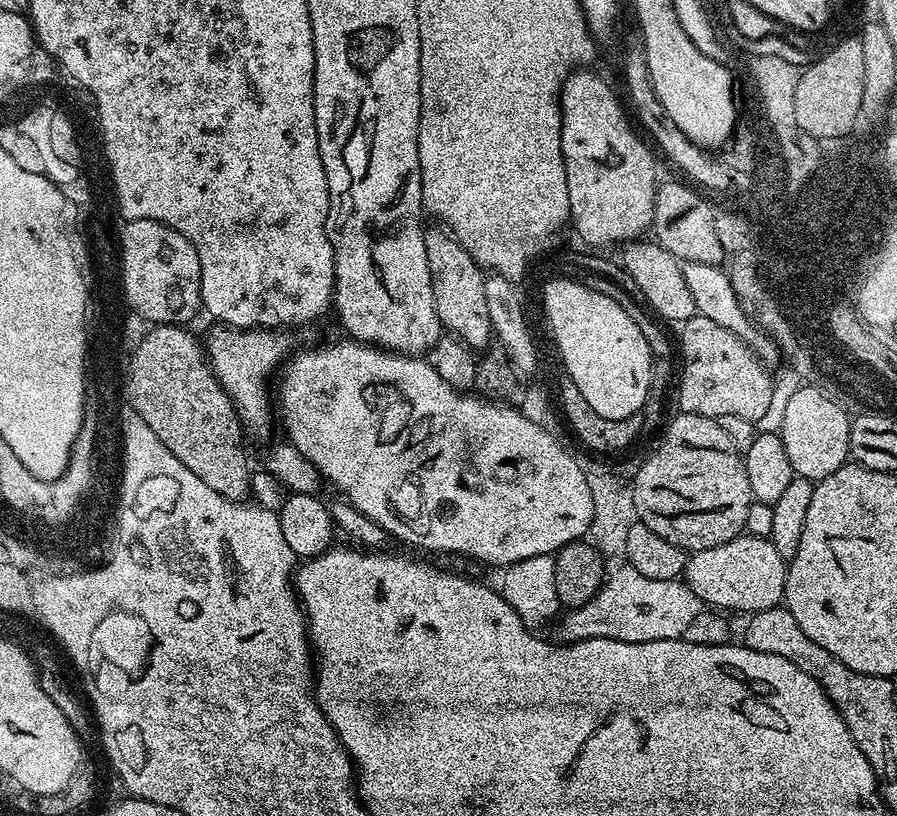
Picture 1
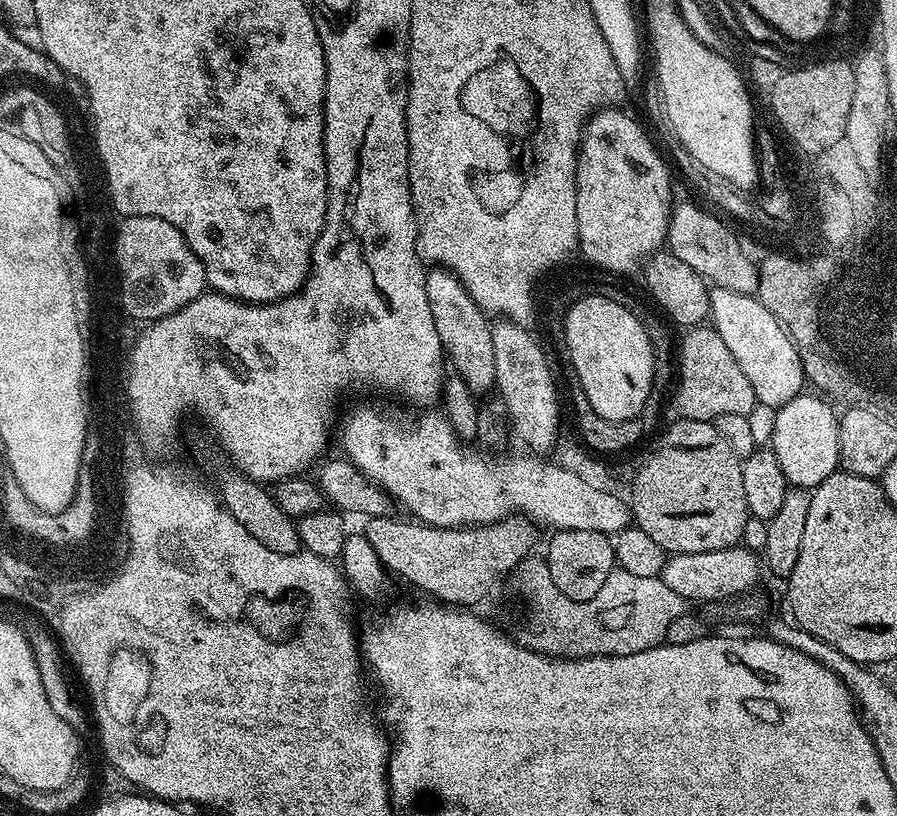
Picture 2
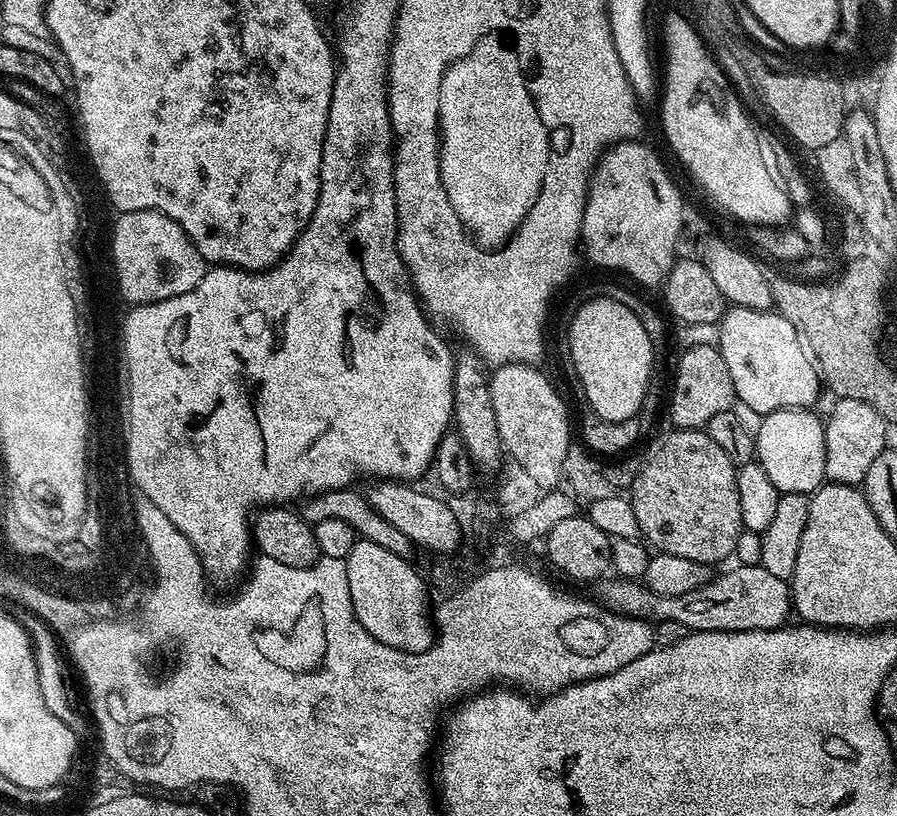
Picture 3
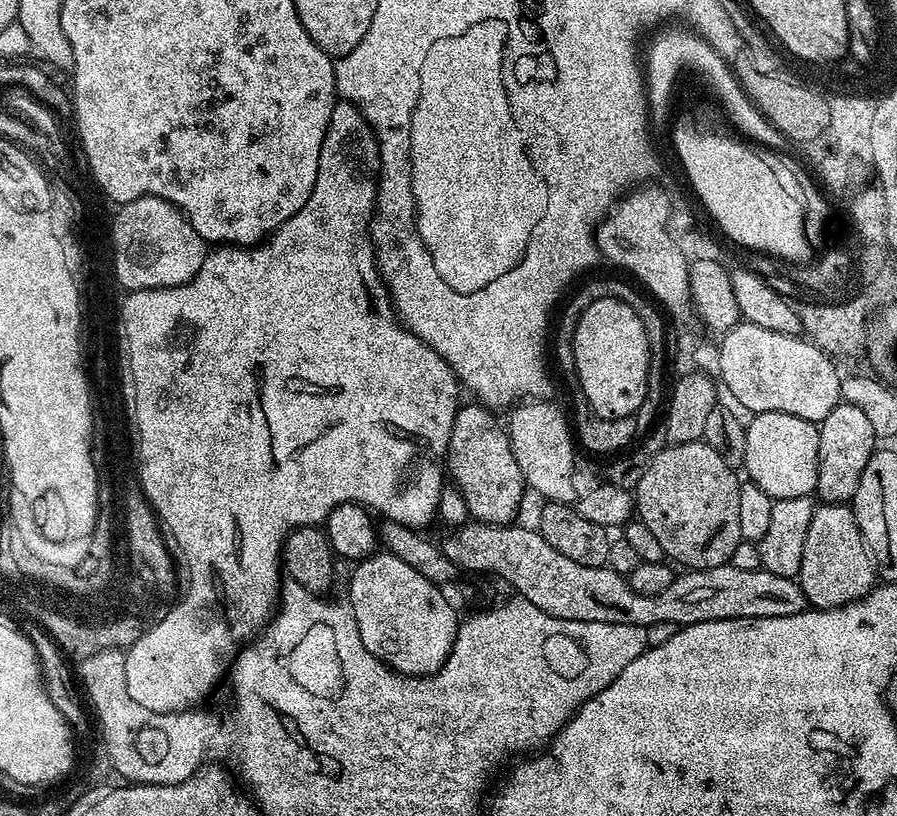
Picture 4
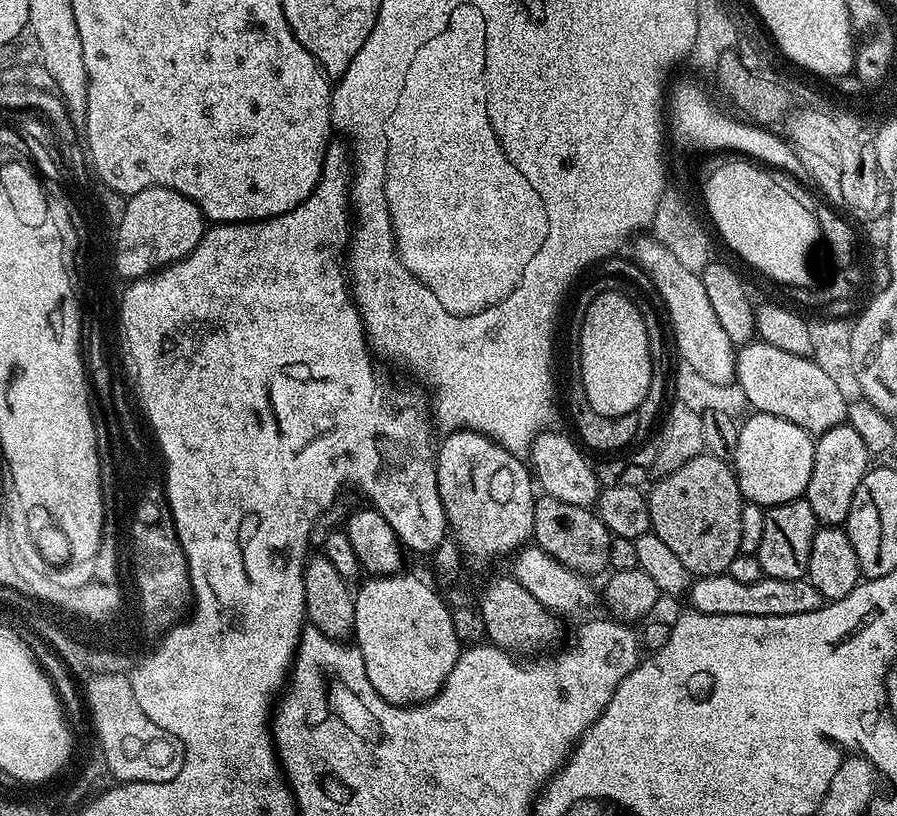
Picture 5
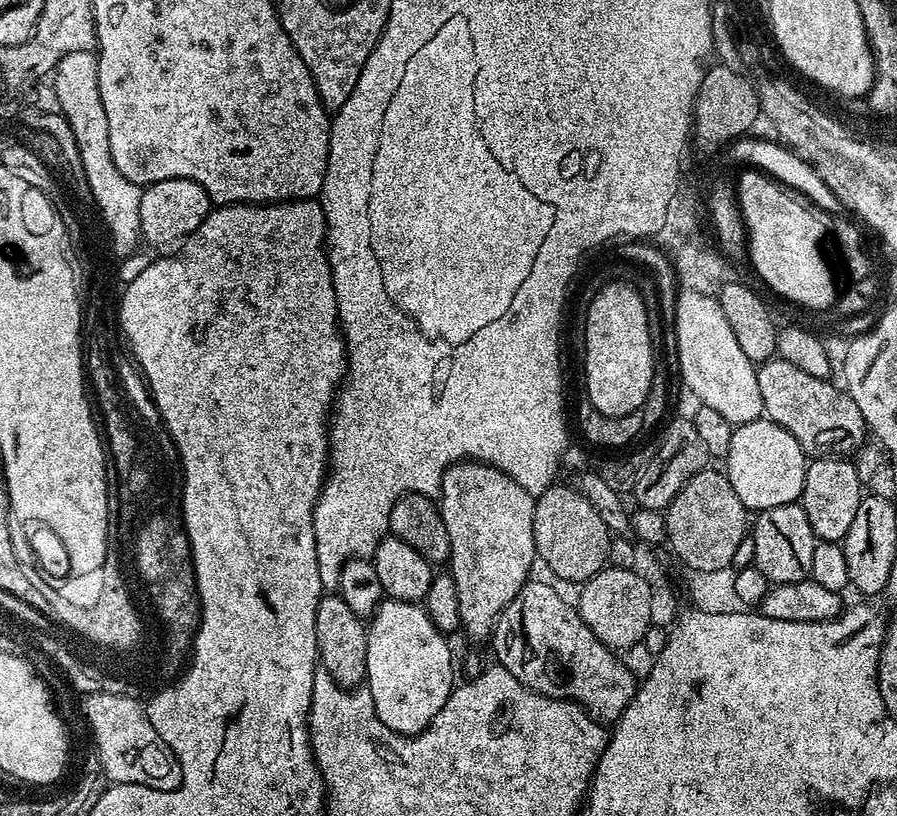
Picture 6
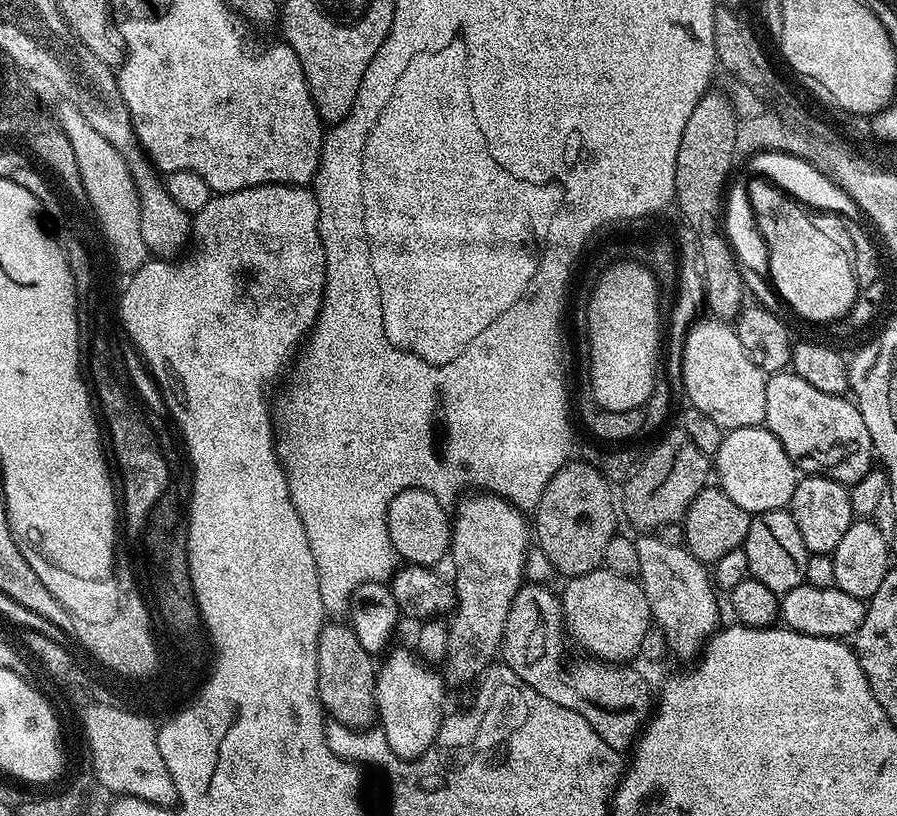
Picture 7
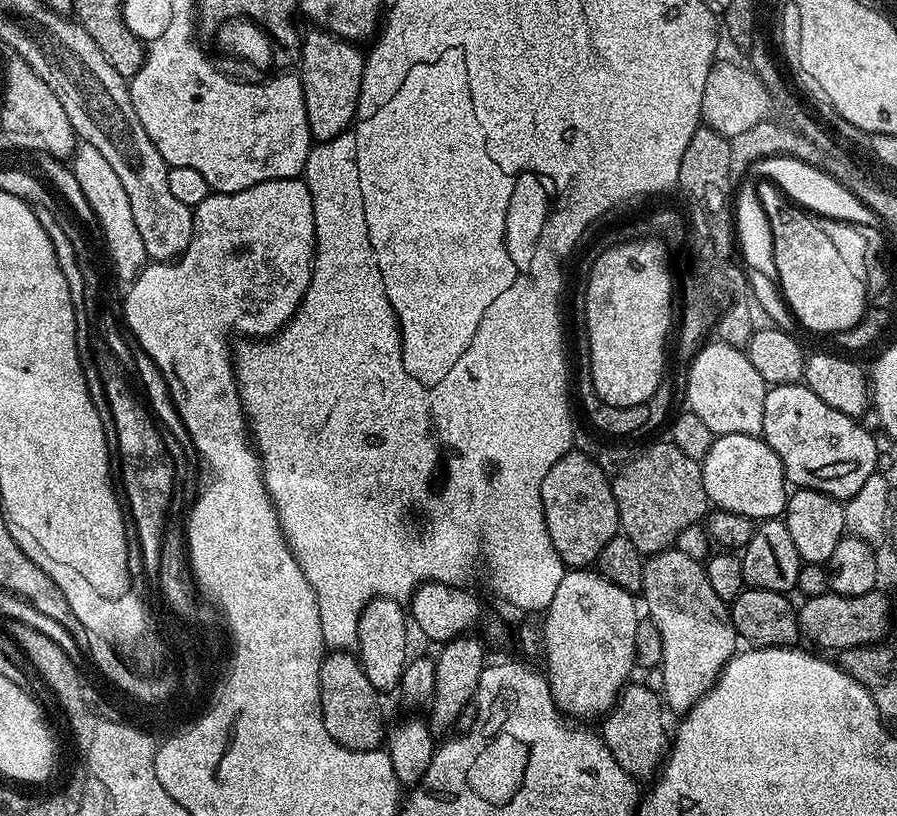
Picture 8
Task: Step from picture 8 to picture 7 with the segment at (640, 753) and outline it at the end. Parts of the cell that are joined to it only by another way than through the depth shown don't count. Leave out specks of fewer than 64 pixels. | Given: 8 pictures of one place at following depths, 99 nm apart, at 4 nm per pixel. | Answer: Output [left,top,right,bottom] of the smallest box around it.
[500,582,654,753]

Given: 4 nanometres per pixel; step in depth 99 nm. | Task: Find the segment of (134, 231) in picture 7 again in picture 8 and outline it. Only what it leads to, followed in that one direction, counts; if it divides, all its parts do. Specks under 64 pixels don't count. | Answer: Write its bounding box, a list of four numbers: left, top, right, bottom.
[70,142,148,282]

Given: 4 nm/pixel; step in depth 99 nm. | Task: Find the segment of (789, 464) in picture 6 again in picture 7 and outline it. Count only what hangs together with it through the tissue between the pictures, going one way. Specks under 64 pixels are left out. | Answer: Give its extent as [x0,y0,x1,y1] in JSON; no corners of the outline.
[714,426,798,514]

